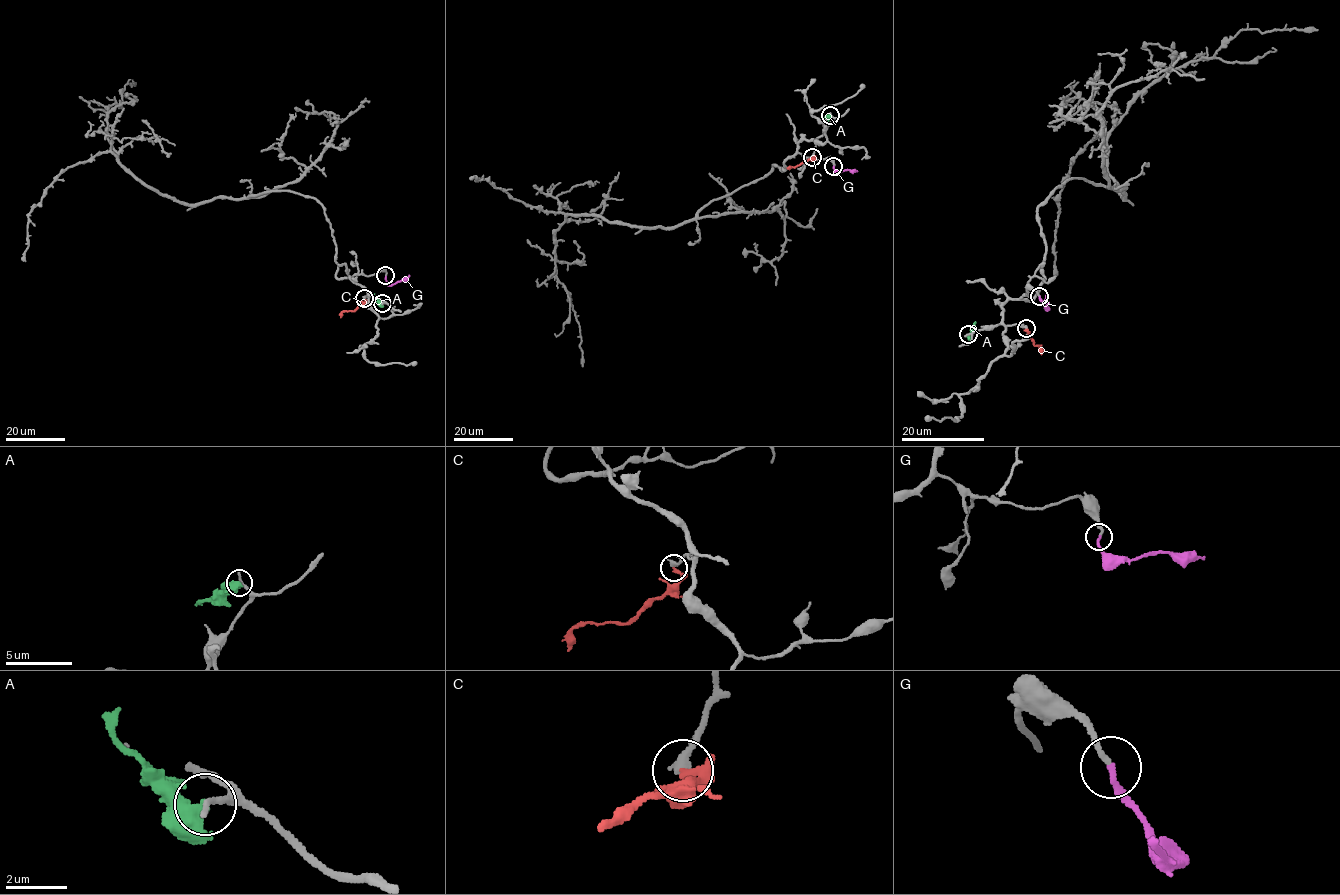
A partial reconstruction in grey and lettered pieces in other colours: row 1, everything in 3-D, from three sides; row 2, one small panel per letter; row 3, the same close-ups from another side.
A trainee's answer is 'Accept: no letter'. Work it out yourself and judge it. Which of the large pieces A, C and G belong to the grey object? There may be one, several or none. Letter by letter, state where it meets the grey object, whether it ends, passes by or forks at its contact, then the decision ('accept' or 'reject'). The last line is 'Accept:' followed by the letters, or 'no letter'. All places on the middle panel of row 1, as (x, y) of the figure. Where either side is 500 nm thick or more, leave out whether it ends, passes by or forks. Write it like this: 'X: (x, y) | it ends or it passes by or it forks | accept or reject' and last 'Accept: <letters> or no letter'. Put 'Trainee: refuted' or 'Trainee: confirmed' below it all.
A: (830, 115) | reject
C: (812, 157) | it ends | reject
G: (833, 166) | it ends | accept
Accept: G
Trainee: refuted

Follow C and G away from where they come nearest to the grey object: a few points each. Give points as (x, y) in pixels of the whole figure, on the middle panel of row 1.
C: (812, 157), (788, 167)
G: (834, 166), (840, 171), (857, 171)

